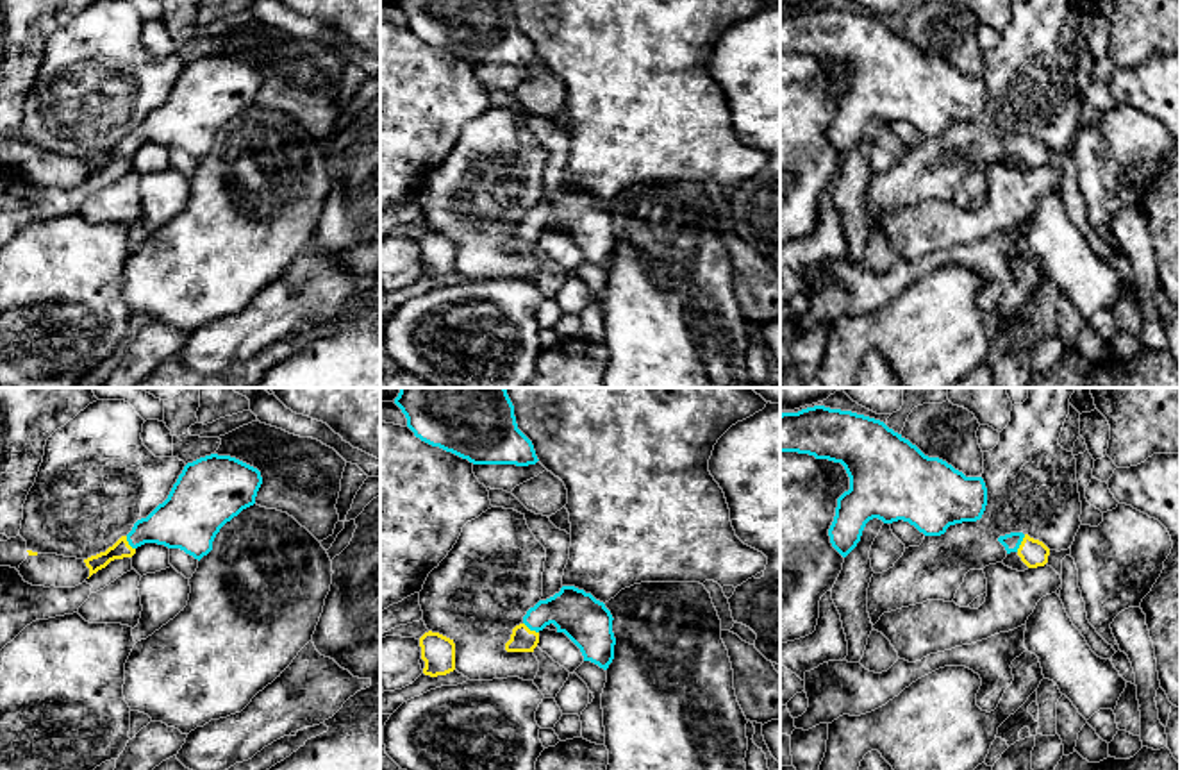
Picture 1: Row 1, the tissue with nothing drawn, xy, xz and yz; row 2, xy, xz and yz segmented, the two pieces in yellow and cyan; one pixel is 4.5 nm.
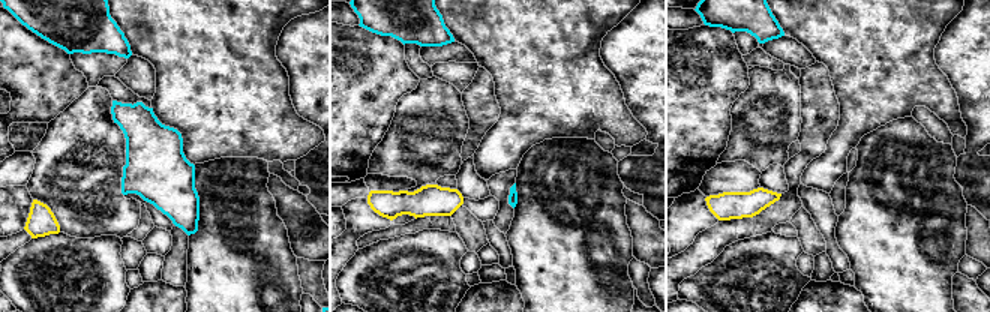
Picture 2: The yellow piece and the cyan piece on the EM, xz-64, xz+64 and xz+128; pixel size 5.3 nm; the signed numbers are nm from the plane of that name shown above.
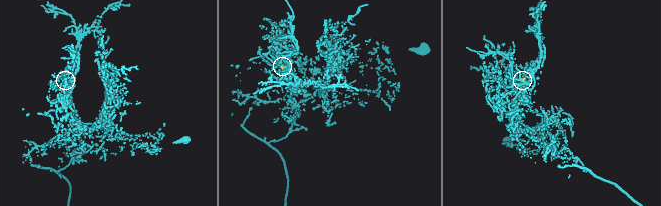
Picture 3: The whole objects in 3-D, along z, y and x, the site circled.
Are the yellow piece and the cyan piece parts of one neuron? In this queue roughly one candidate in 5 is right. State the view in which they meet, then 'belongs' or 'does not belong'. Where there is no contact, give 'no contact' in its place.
meets yellow in yz; belongs

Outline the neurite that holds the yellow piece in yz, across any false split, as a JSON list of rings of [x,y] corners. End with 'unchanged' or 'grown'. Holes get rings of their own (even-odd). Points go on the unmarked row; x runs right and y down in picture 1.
[[[1010,132],[1000,136],[998,141],[1005,146],[1007,154],[1016,152],[1028,168],[1044,166],[1048,163],[1050,148],[1023,132]]]; grown

